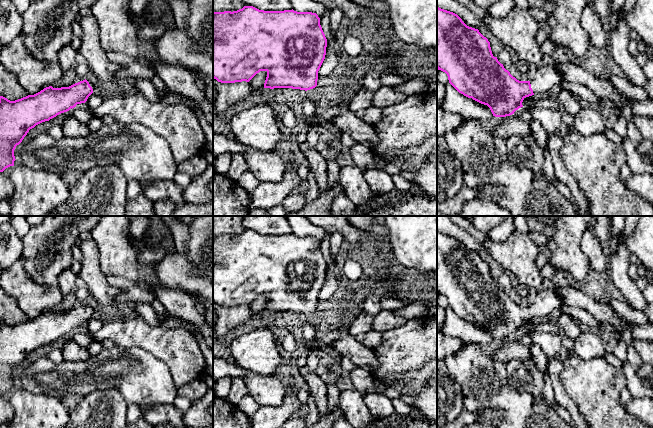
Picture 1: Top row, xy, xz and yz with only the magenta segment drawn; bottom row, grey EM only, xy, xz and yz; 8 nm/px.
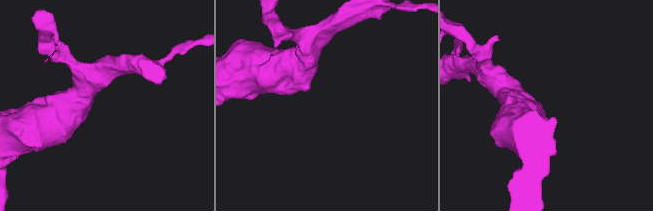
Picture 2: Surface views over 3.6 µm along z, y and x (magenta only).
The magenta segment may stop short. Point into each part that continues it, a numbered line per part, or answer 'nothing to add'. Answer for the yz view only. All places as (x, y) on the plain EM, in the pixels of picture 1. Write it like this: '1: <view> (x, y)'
1: yz (546, 300)

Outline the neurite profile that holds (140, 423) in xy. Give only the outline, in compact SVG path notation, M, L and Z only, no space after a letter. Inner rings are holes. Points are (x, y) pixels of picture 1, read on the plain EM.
M142 417L134 423L127 424L126 428L153 428L153 426L146 422Z

